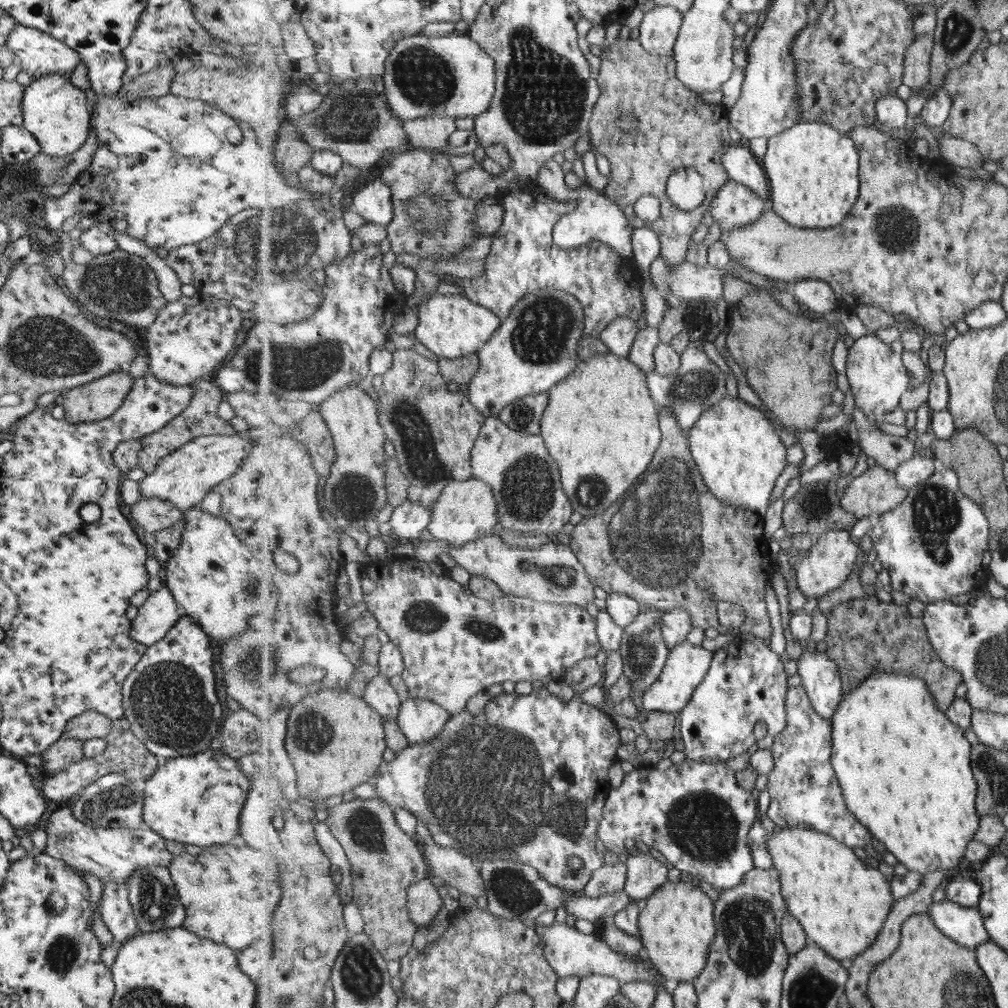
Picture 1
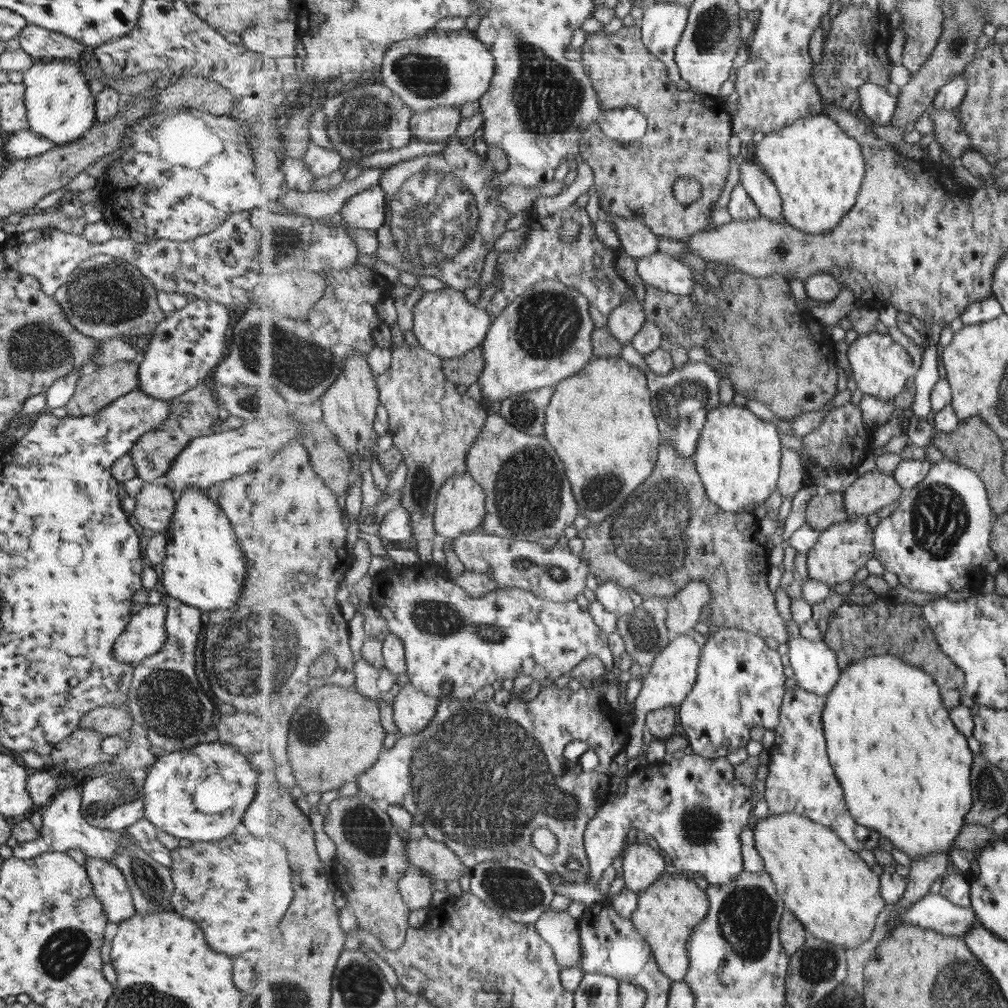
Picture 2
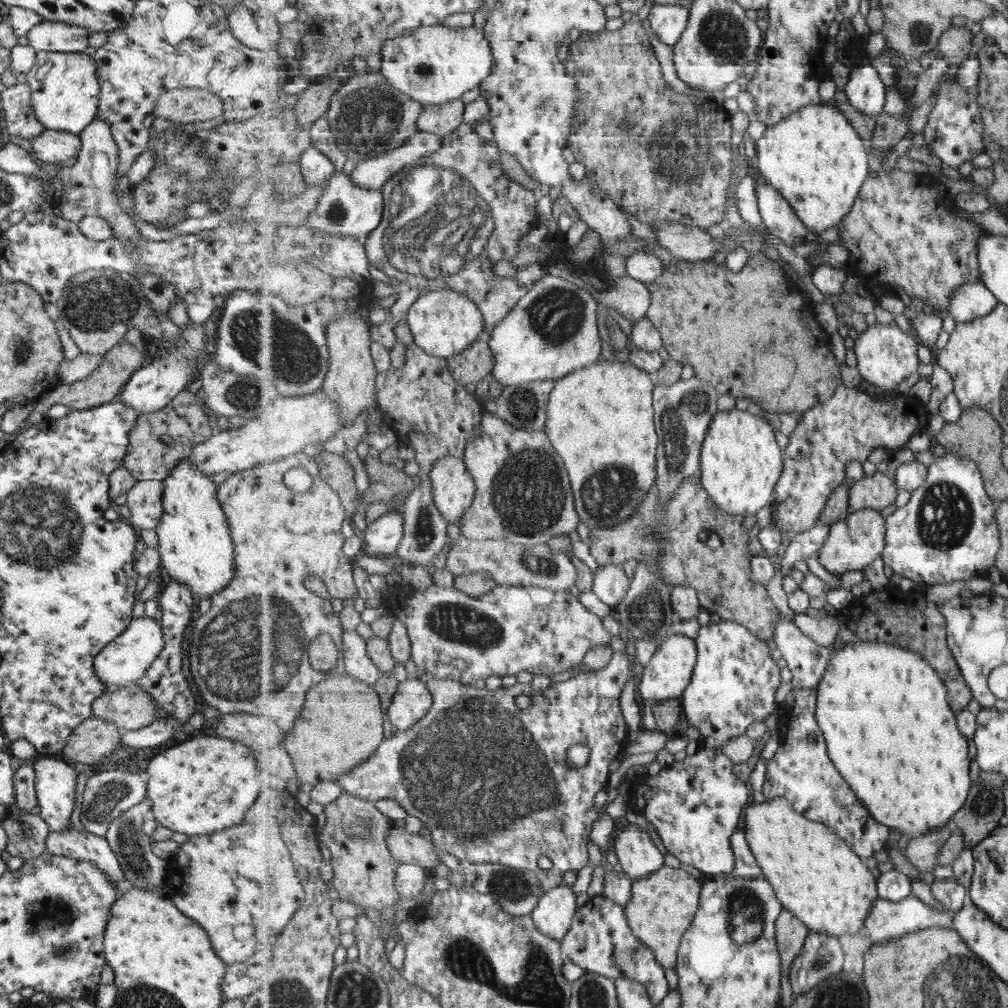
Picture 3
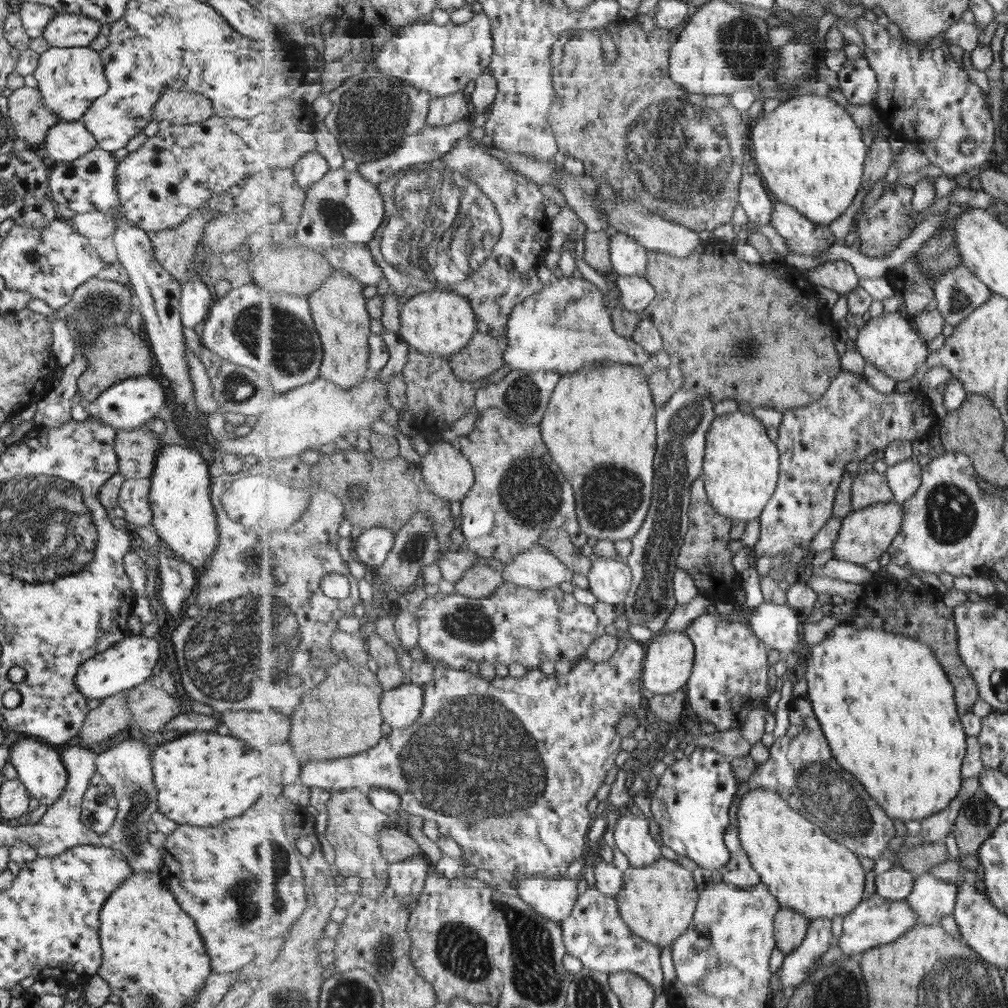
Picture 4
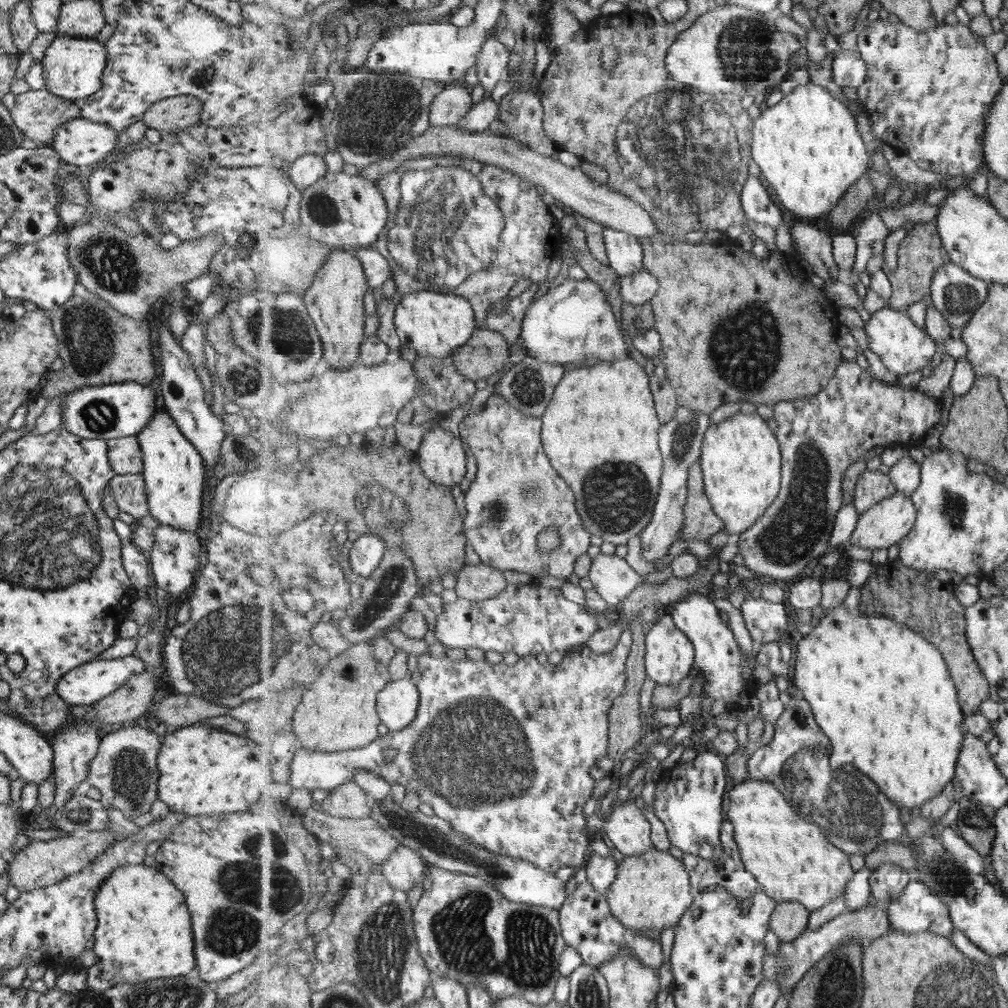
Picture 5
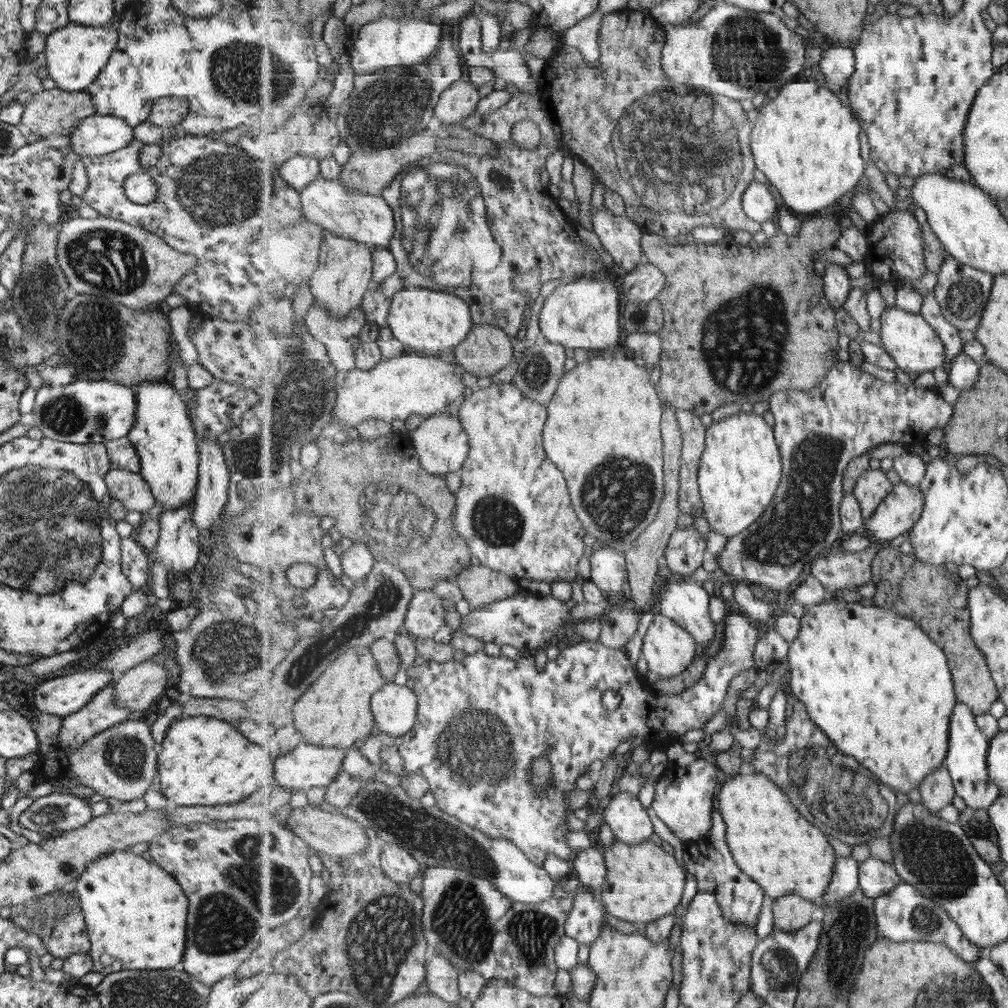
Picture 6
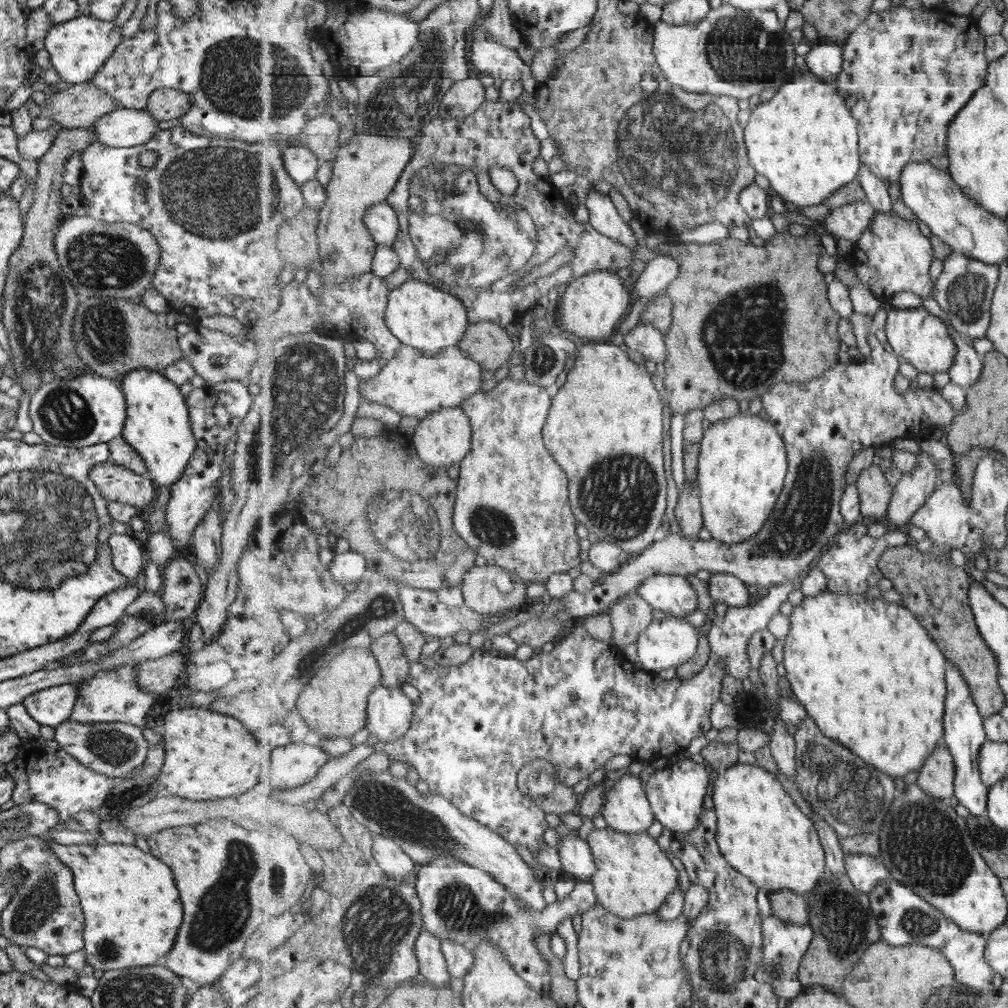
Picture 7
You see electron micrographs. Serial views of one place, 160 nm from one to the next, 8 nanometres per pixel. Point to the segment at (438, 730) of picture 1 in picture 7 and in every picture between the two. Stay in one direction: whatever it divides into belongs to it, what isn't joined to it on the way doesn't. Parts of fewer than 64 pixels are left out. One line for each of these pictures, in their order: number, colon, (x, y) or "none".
2: (414, 709)
3: (413, 701)
4: (401, 707)
5: (398, 703)
6: (395, 707)
7: (390, 713)

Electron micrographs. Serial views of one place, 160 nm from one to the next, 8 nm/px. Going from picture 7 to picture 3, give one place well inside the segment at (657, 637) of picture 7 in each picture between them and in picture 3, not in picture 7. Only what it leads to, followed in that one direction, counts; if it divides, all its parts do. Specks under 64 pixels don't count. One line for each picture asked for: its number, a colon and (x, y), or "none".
3: (666, 676)
4: (669, 662)
5: (670, 655)
6: (669, 649)

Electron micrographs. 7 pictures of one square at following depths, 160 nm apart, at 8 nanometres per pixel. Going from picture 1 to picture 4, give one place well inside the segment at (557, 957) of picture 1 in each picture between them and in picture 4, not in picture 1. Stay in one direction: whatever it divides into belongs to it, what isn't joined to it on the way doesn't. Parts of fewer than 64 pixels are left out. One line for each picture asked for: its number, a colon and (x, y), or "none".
2: (558, 928)
3: (556, 909)
4: (555, 898)

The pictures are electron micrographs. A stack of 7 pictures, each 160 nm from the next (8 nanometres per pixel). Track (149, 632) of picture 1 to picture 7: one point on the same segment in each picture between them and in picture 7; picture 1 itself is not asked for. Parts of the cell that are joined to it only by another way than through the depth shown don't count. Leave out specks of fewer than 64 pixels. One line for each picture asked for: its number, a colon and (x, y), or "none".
2: (144, 634)
3: (125, 658)
4: (129, 662)
5: (84, 685)
6: (60, 696)
7: (50, 706)

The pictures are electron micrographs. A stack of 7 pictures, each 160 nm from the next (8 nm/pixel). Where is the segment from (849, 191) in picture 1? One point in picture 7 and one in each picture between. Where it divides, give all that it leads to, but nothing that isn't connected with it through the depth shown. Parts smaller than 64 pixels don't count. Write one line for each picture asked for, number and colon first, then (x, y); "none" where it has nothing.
2: (819, 170)
3: (815, 158)
4: (809, 150)
5: (808, 147)
6: (807, 143)
7: (805, 140)

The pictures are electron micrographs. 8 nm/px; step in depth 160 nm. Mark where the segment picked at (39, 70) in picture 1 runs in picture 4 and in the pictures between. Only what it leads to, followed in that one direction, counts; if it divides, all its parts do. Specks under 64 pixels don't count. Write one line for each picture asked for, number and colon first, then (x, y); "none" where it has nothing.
2: (41, 44)
3: (50, 36)
4: (66, 30)

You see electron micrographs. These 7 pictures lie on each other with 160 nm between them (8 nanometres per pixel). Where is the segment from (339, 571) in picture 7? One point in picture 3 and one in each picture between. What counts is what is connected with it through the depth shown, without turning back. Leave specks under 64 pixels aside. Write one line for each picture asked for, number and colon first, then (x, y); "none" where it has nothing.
3: (383, 536)
4: (374, 544)
5: (367, 552)
6: (358, 561)

